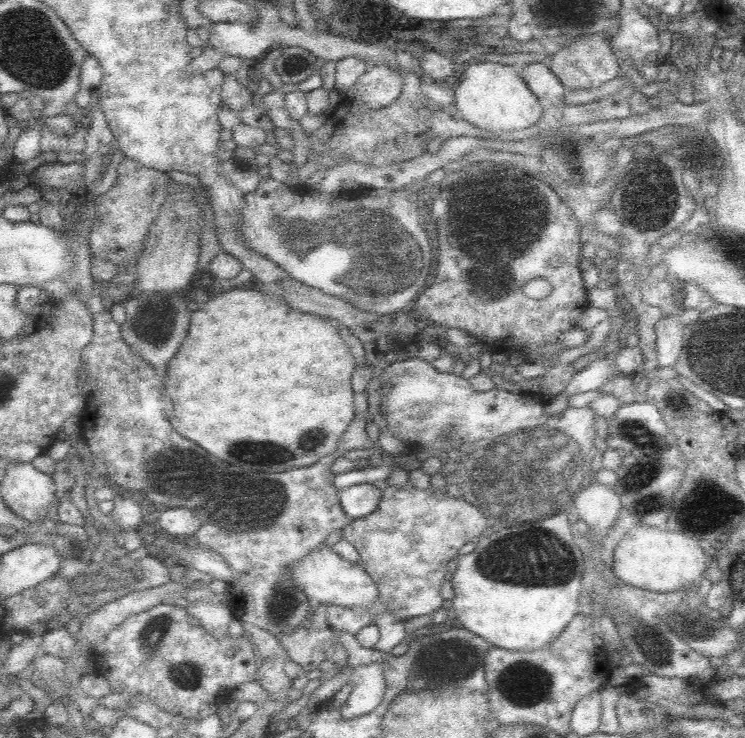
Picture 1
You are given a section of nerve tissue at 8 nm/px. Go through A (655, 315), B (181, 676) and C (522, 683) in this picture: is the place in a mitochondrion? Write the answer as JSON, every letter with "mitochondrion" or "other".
{"A":"other","B":"mitochondrion","C":"mitochondrion"}

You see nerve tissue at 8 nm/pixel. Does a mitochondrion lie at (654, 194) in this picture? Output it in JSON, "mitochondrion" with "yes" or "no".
{"mitochondrion":"yes"}

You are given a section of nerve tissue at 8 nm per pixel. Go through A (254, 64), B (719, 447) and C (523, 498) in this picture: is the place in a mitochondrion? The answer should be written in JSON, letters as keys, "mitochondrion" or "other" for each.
{"A":"other","B":"other","C":"other"}

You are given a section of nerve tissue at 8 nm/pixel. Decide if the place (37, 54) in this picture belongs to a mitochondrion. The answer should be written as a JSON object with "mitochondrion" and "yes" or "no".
{"mitochondrion":"yes"}

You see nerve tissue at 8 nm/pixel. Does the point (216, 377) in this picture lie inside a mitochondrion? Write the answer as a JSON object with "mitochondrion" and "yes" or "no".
{"mitochondrion":"no"}

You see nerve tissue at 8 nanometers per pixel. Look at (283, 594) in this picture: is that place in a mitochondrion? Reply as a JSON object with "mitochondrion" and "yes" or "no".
{"mitochondrion":"yes"}

